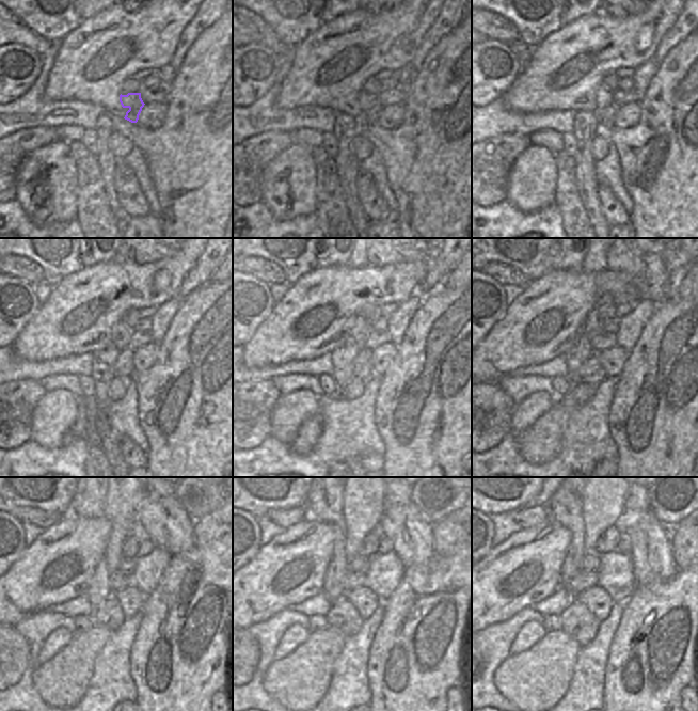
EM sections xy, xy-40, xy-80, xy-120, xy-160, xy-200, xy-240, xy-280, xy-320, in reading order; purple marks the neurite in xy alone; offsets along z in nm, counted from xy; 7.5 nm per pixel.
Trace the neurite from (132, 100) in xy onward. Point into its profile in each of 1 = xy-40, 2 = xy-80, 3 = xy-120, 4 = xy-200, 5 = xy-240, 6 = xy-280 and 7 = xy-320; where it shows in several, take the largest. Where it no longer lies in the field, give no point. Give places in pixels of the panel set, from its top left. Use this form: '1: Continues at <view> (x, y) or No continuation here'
1: Continues at xy-40 (368, 101)
2: Continues at xy-80 (605, 111)
3: Continues at xy-120 (124, 367)
4: Continues at xy-200 (590, 372)
5: Continues at xy-240 (109, 614)
6: Continues at xy-280 (343, 616)
7: Continues at xy-320 (576, 620)

